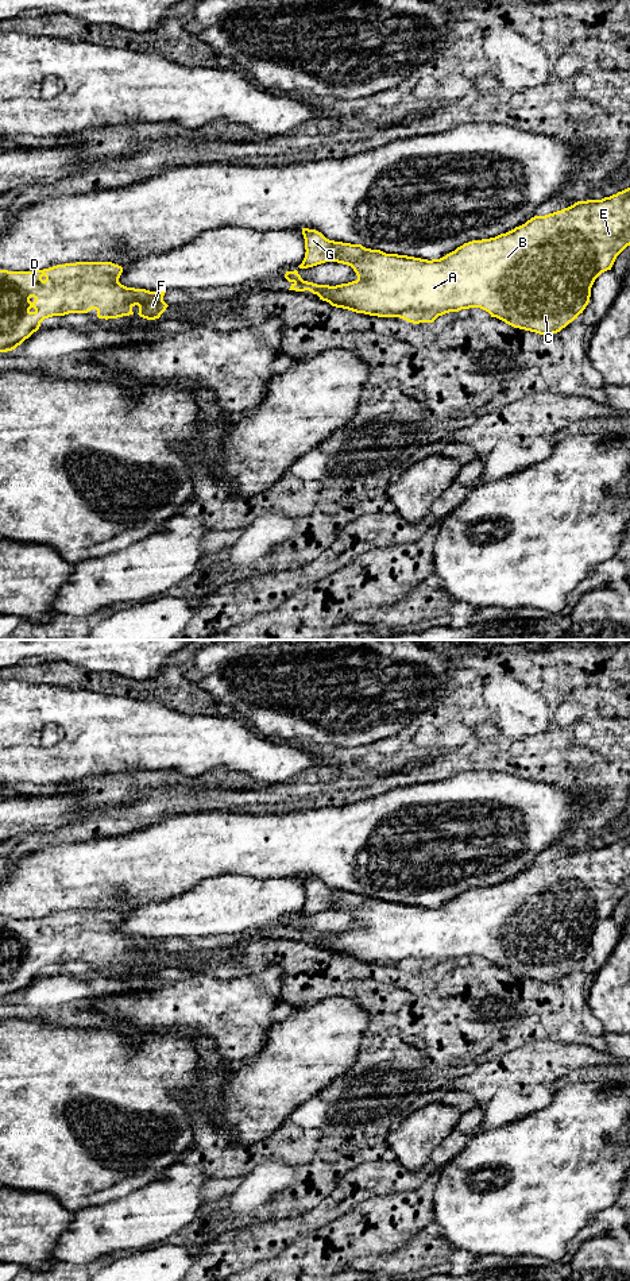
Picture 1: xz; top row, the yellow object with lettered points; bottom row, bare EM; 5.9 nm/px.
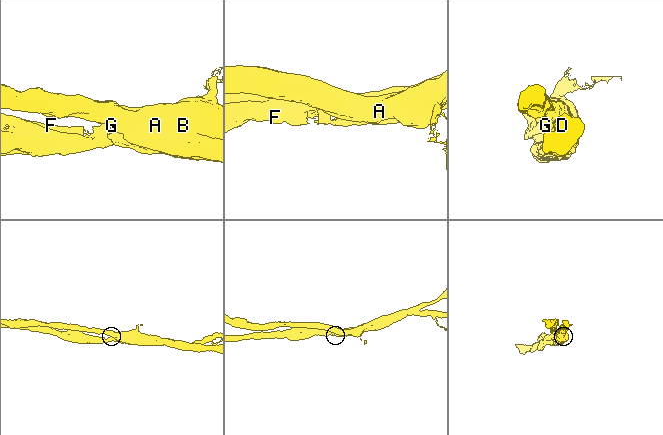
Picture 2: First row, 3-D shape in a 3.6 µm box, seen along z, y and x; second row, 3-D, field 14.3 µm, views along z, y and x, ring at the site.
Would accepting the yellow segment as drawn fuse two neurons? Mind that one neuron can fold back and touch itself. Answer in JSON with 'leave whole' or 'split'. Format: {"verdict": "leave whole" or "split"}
{"verdict": "split"}

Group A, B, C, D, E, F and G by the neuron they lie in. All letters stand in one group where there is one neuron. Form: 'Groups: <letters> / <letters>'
Groups: A B C E G / D F

